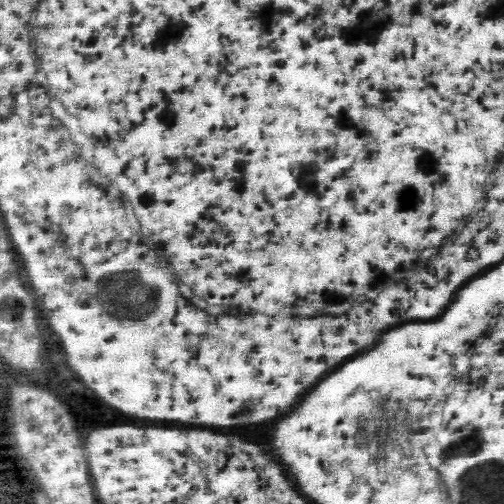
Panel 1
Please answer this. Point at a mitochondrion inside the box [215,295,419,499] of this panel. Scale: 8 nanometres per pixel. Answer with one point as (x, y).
(372, 435)

